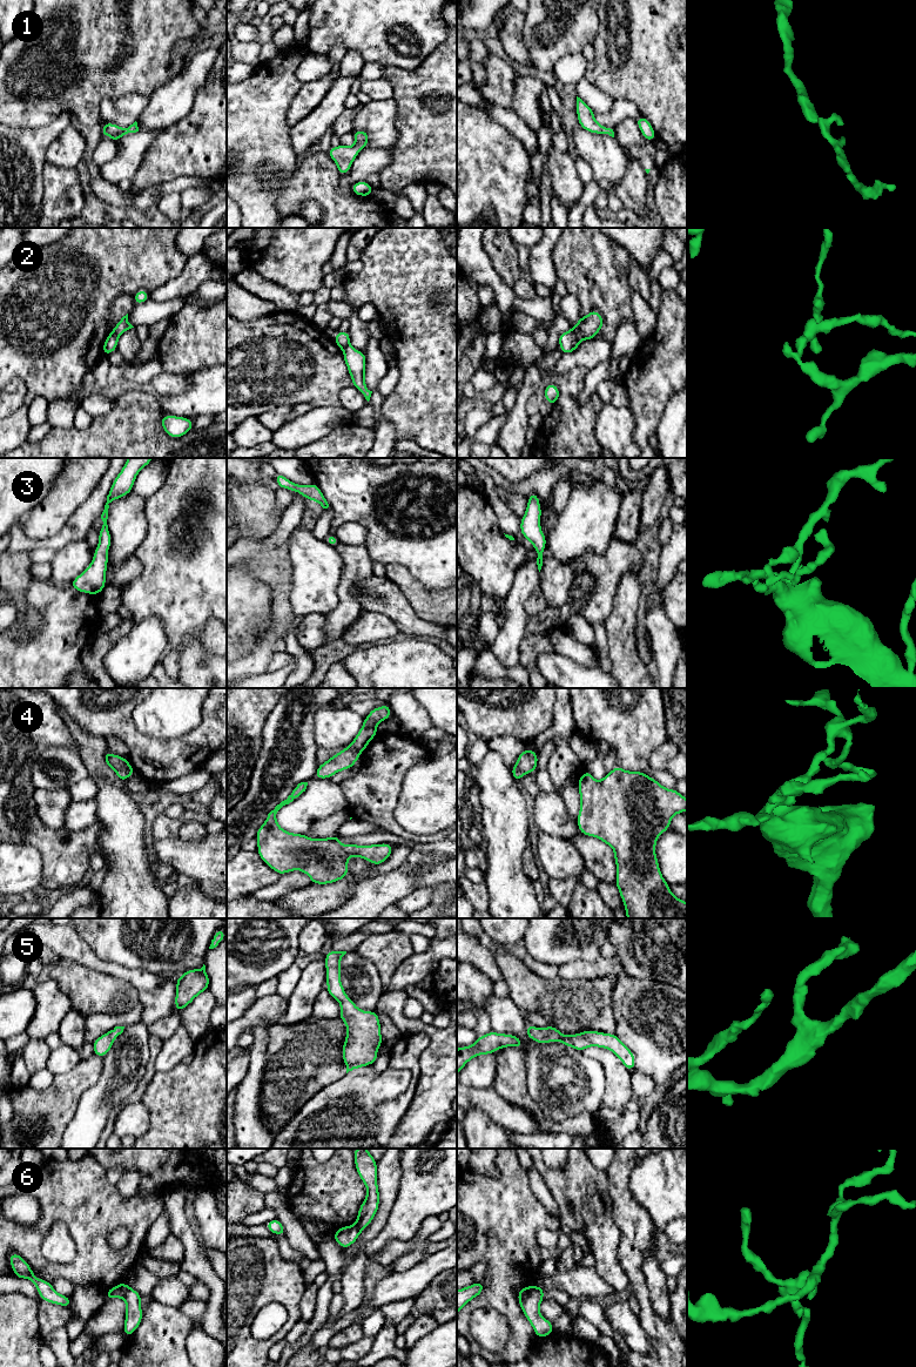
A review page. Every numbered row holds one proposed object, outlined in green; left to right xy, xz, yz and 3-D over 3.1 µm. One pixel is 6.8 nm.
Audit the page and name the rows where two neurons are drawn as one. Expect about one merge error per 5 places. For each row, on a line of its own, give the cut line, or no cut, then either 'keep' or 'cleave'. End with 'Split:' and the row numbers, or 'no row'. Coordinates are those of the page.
1: no cut; keep
2: cut in yz along (572, 329), (579, 341); cleave
3: no cut; keep
4: cut in xy along (129, 765), (116, 772); cleave
5: no cut; keep
6: cut in xy along (129, 1287), (122, 1297); cleave
Split: 2, 4, 6

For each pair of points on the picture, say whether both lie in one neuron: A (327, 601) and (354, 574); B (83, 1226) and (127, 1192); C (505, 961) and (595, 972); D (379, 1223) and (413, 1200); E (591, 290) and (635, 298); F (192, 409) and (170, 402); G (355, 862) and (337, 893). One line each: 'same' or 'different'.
A: different
B: different
C: different
D: different
E: different
F: same
G: different

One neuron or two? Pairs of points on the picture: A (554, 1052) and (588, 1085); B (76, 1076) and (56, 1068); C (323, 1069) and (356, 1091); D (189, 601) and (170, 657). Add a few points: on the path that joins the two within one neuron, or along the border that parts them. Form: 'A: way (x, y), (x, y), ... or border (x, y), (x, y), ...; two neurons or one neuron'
A: way (563, 1061), (580, 1078); one neuron
B: border (81, 1059), (71, 1070), (54, 1076); two neurons
C: border (345, 1072), (336, 1081), (323, 1086), (315, 1095); two neurons
D: border (167, 651), (173, 651), (177, 655), (179, 675); two neurons

